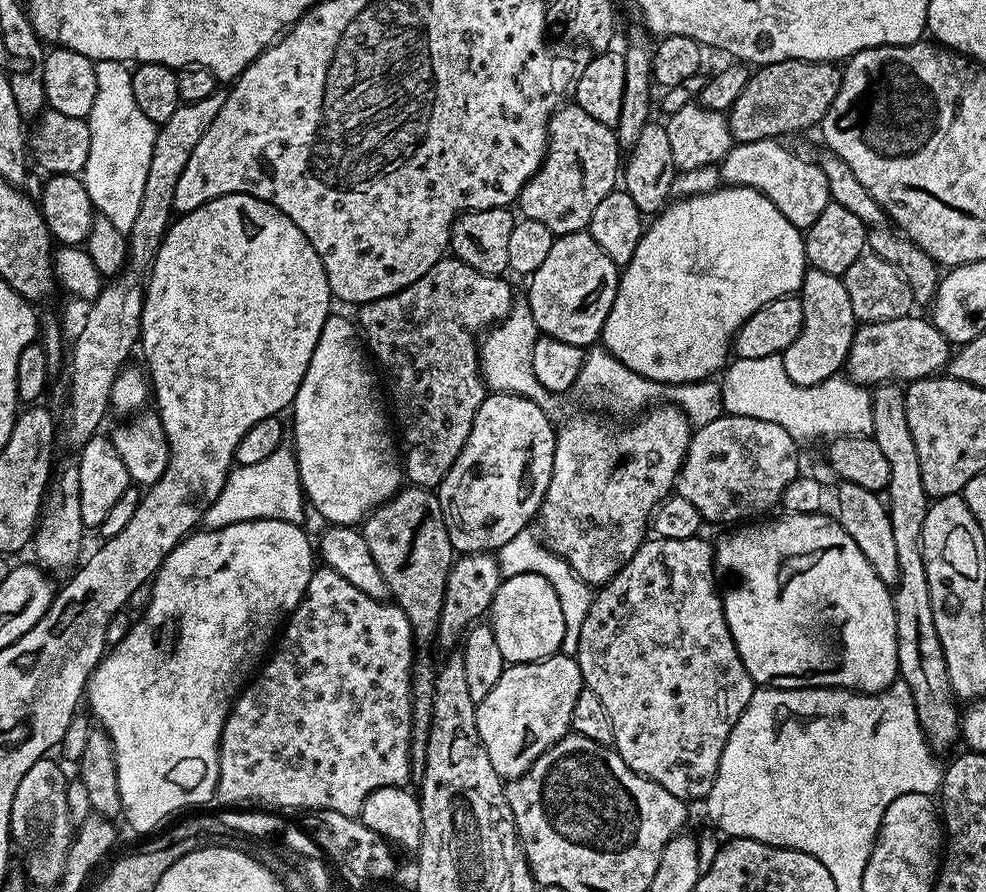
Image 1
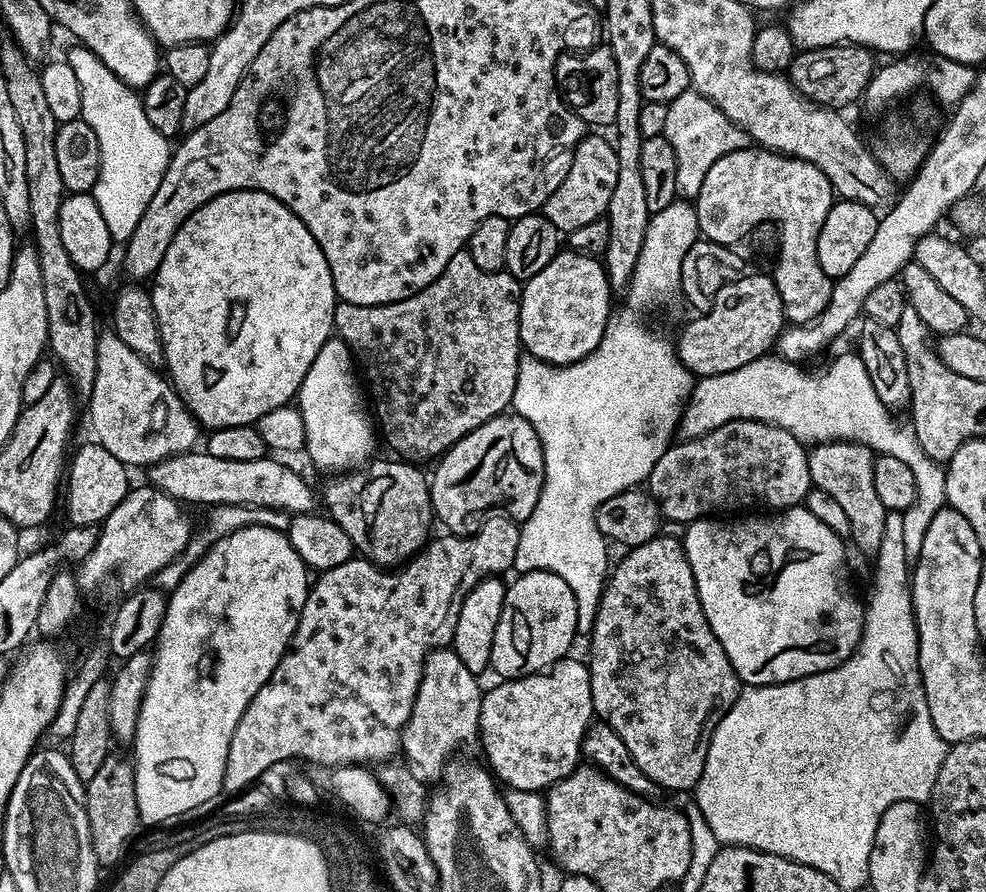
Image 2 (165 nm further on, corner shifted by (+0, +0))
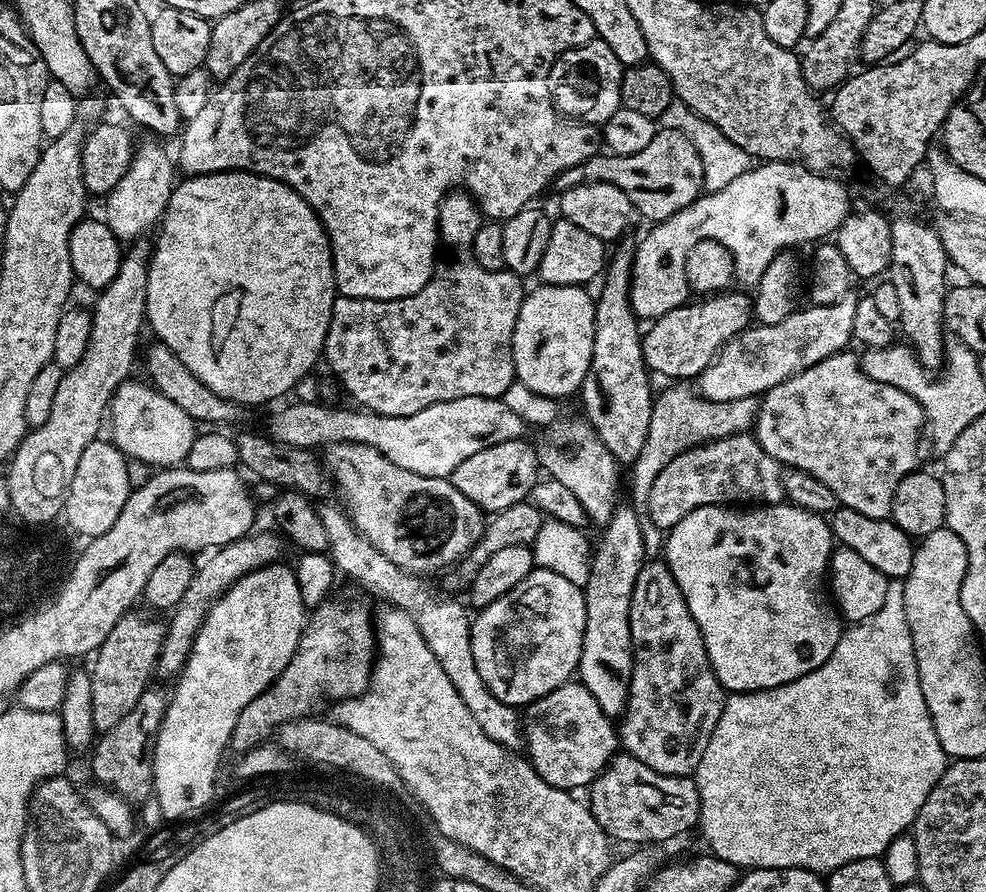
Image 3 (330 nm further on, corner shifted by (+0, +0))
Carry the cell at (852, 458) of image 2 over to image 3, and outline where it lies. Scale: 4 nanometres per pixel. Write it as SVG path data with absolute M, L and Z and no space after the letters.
M852 350L836 352L830 358L822 358L822 362L786 378L786 382L778 382L778 386L774 386L759 397L754 435L756 441L762 446L762 450L766 450L766 454L770 454L770 458L774 458L781 466L787 466L789 469L805 472L818 478L818 482L822 482L822 486L830 489L843 507L858 510L858 514L866 514L866 518L887 520L892 515L892 499L894 490L898 490L898 482L902 482L902 478L906 474L917 471L921 467L920 436L922 440L922 429L925 427L926 421L922 406L917 400L910 398L910 394L906 394L906 390L898 390L898 386L886 386L886 382L874 382L874 378L870 378L864 373L860 362L861 357L855 356Z

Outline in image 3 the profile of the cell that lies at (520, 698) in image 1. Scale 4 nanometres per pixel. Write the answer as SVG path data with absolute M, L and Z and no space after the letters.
M579 682L558 686L550 694L527 705L524 721L526 756L550 786L565 790L587 789L618 752L618 728L594 702L594 694Z

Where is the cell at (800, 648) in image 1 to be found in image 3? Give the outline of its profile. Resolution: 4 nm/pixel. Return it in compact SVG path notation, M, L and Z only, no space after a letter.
M791 502L749 508L723 504L702 506L690 514L686 514L686 518L682 518L682 522L675 524L667 533L666 543L662 548L663 559L674 574L674 578L686 598L686 606L690 610L694 622L698 622L698 626L702 630L714 674L721 686L729 693L761 692L764 688L773 688L774 686L782 686L786 682L794 682L794 678L802 678L802 674L810 674L810 670L820 668L822 662L826 662L826 658L830 658L830 654L834 654L834 646L838 646L840 641L842 617L836 611L833 601L826 591L828 562L832 559L833 547L834 537L831 523L821 513L797 508Z

